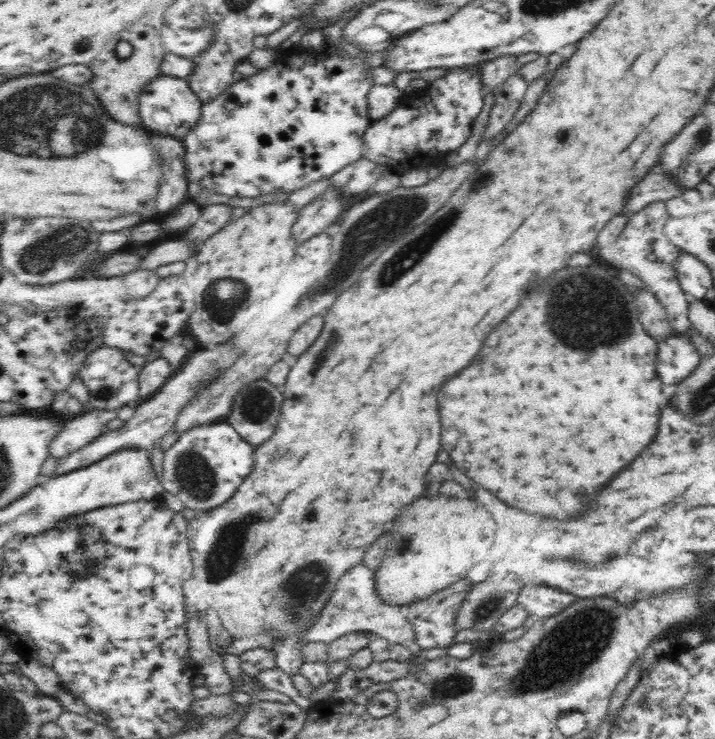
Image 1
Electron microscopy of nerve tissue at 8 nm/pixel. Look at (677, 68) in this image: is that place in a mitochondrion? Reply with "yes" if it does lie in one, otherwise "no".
no

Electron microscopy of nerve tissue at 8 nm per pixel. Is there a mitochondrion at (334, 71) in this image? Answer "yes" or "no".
no

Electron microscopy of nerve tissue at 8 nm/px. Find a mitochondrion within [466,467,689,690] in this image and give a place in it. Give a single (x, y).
(489, 606)

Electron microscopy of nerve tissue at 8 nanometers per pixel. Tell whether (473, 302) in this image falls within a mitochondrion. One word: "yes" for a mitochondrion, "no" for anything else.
no

